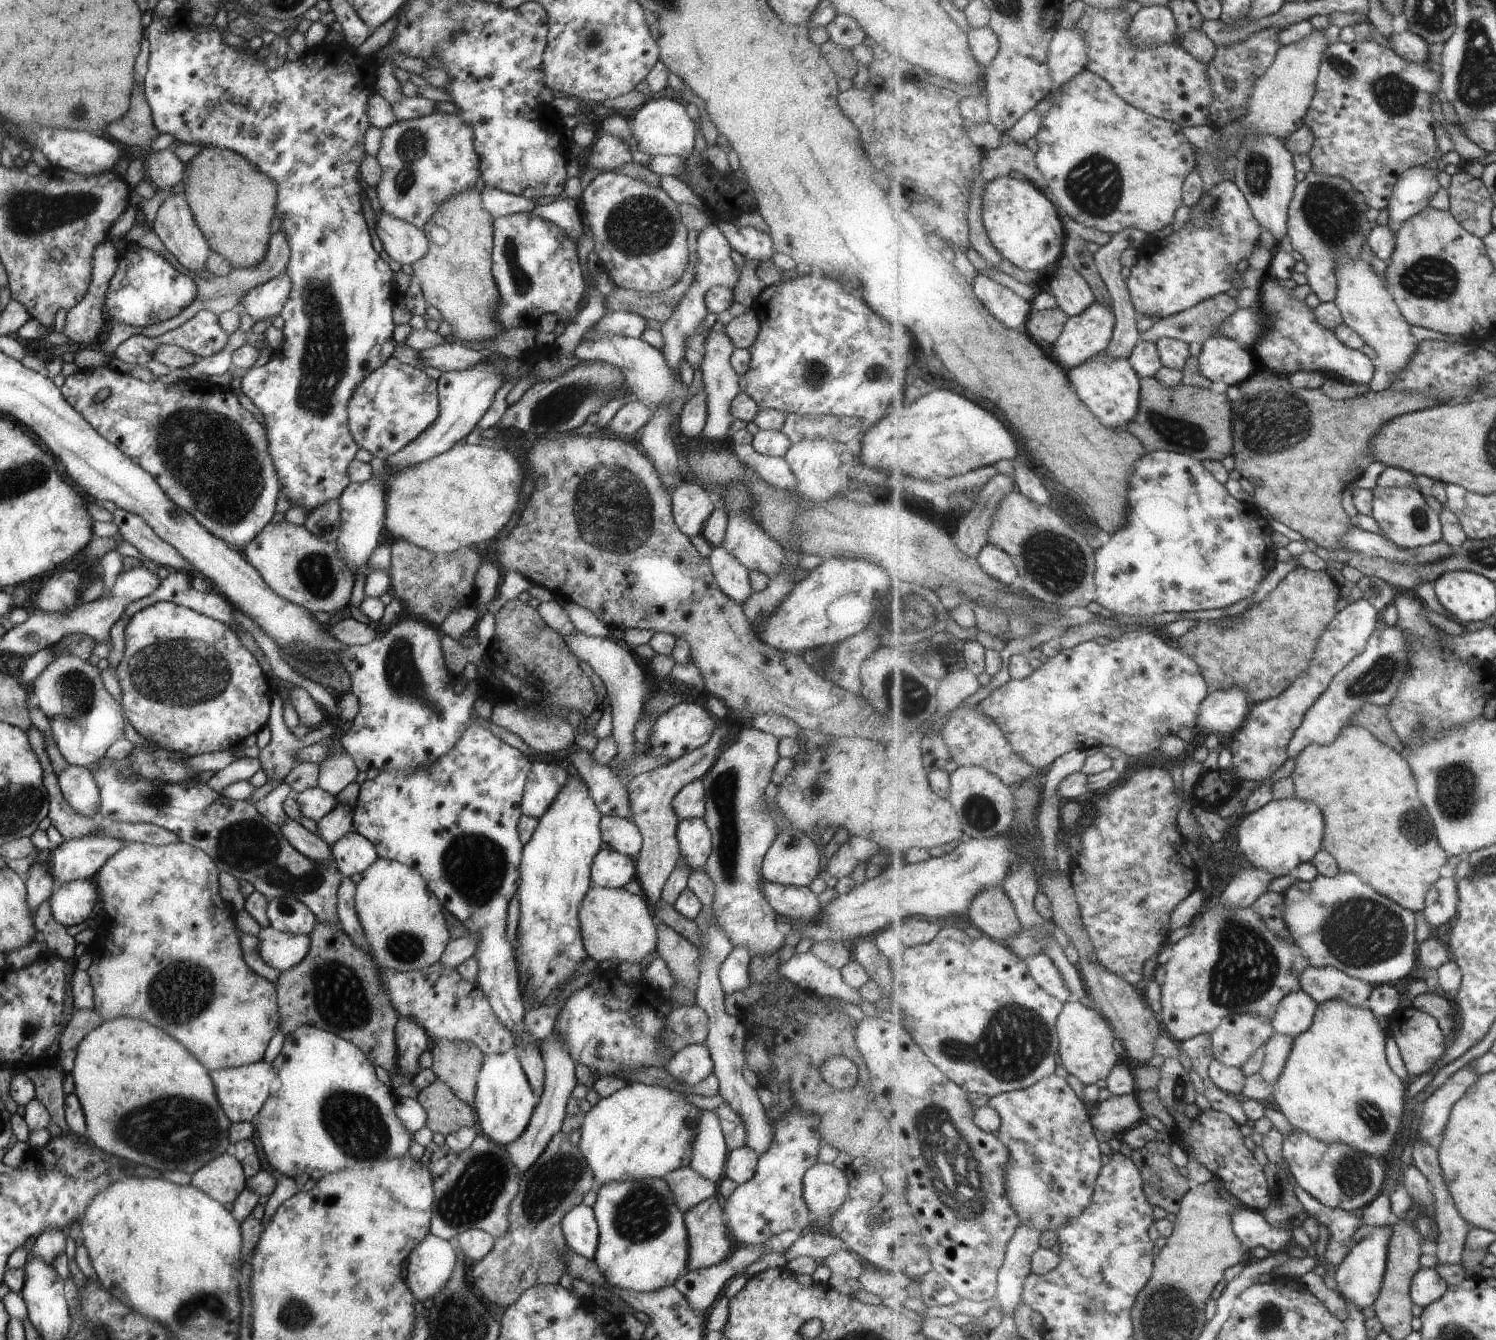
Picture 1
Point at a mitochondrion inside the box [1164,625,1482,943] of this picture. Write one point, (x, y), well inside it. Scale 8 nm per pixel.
(1456, 794)

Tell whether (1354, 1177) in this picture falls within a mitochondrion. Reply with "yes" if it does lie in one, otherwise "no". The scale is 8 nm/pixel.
yes

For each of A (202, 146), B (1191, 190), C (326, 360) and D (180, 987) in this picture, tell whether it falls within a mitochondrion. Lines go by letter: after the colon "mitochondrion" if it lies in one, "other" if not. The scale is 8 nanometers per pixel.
A: other
B: other
C: mitochondrion
D: mitochondrion

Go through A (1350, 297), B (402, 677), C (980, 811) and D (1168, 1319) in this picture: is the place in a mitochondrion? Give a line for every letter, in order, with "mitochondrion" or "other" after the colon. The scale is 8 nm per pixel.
A: other
B: mitochondrion
C: mitochondrion
D: mitochondrion

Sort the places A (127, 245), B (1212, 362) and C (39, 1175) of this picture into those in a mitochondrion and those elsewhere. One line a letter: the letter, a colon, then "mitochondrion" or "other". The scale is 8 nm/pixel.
A: other
B: other
C: other

